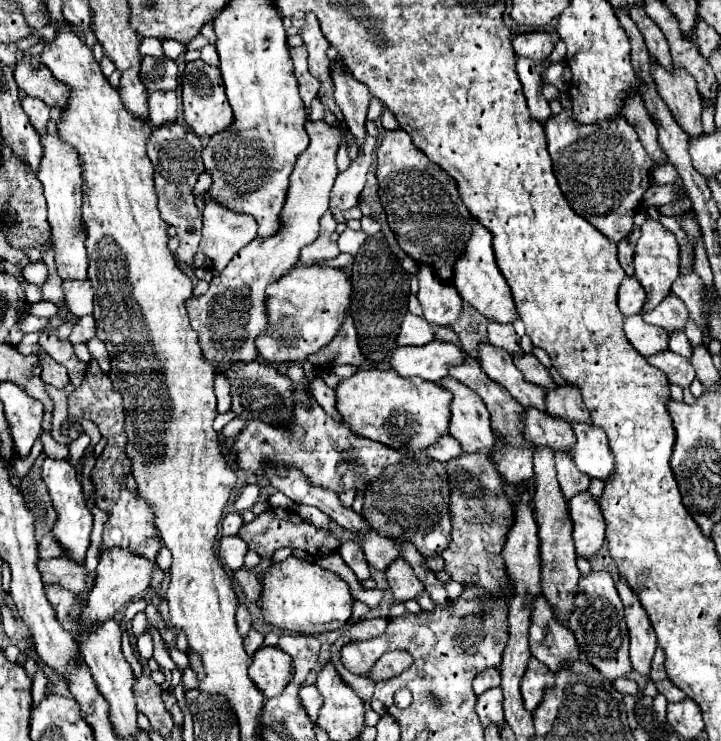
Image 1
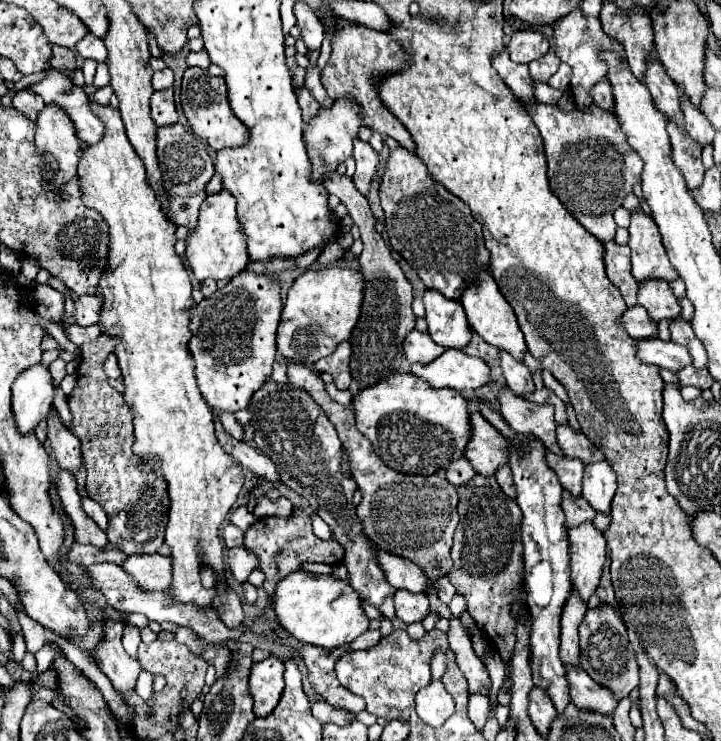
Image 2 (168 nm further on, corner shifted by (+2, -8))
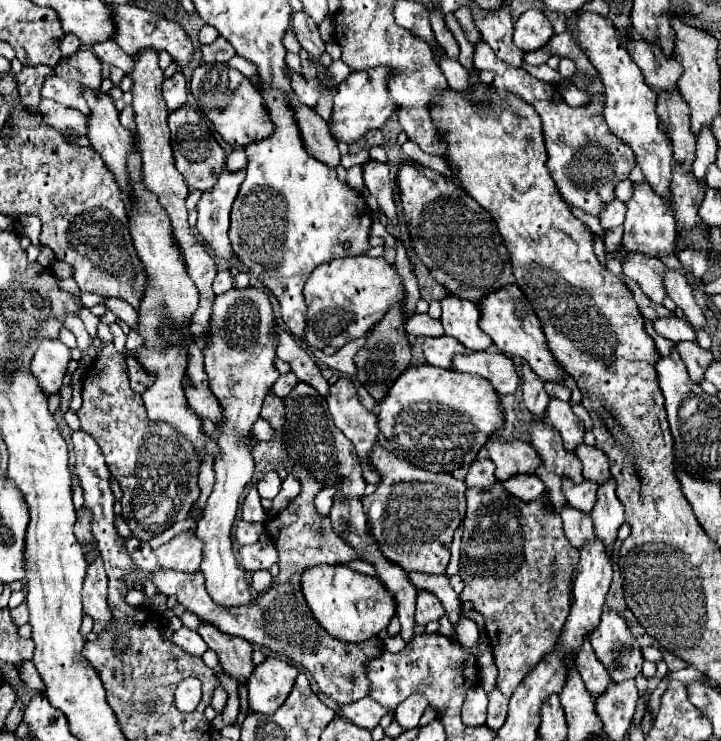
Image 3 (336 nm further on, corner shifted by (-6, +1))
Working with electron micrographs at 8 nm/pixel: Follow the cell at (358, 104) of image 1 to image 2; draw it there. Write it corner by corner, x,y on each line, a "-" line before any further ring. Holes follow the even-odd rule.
356,140
354,142
354,160
356,160
356,174
352,182
362,196
368,196
370,184
378,174
378,154
370,148
370,144

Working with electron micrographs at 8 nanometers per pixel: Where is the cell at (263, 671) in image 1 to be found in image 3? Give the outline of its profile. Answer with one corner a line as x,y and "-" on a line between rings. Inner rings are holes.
268,657
264,663
256,665
252,677
248,679
248,703
256,713
272,715
288,697
298,669
282,659

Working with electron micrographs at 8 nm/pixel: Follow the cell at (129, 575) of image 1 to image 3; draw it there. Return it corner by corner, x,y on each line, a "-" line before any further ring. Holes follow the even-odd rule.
182,533
160,545
156,551
162,569
176,569
184,573
196,573
202,561
202,543
194,533

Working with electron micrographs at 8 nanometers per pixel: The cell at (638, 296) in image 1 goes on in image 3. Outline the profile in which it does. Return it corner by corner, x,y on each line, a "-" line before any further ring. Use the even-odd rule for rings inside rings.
666,317
666,319
656,319
652,321
652,327
656,329
658,335
678,343
678,341
694,341
696,333
688,327
688,323
680,317

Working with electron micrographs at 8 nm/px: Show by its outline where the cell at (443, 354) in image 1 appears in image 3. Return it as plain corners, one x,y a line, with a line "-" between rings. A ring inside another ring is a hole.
470,351
464,355
454,355
454,369
488,379
502,395
514,393
518,387
518,375
514,375
512,359
496,351

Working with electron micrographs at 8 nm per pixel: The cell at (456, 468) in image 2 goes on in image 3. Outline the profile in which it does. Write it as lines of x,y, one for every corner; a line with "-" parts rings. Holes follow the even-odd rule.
476,459
468,473
466,473
466,485
468,487
480,487
480,489
490,489
496,481
494,477
494,463
490,459

